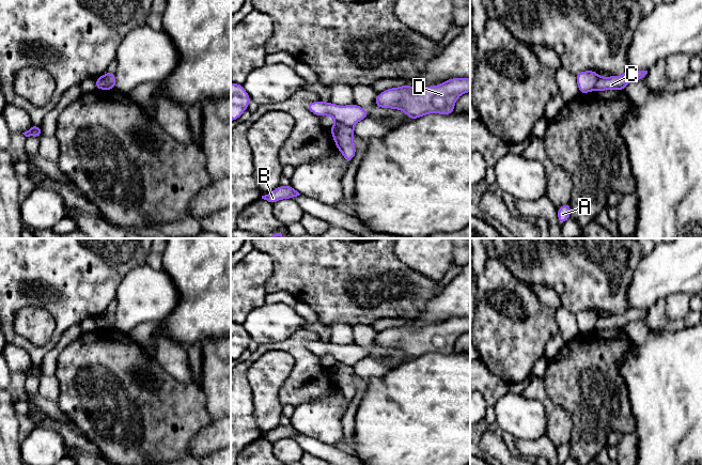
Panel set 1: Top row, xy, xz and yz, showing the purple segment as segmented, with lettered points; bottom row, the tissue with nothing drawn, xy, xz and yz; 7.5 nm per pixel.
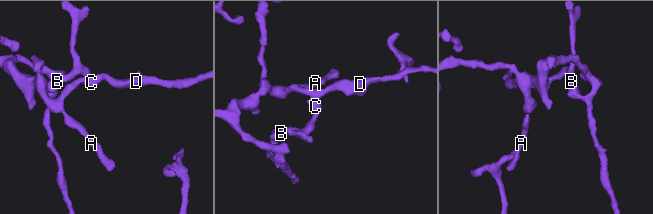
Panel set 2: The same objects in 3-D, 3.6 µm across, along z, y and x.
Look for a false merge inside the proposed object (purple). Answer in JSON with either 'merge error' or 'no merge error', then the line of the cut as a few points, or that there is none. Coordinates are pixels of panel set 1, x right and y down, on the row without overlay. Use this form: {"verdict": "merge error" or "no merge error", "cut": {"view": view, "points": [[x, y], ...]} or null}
{"verdict": "merge error", "cut": {"view": "xz", "points": [[337, 361], [352, 367]]}}

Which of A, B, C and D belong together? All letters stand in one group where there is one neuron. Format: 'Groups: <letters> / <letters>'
Groups: A D / B C

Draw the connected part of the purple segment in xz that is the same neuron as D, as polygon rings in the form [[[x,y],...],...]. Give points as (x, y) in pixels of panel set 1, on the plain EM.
[[[451,317],[441,324],[418,328],[405,323],[378,332],[375,345],[404,351],[410,359],[428,353],[451,354],[457,338],[470,331],[470,317]]]

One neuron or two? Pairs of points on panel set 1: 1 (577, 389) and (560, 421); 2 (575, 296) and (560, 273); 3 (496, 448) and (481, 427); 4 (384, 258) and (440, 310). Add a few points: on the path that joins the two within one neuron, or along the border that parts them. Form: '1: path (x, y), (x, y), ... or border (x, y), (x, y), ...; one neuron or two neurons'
1: border (547, 392), (547, 396), (570, 415), (572, 434); two neurons
2: path (575, 291), (575, 288), (565, 278); one neuron
3: border (481, 435), (486, 432), (495, 432), (506, 447); two neurons
4: border (443, 288), (412, 319); two neurons

